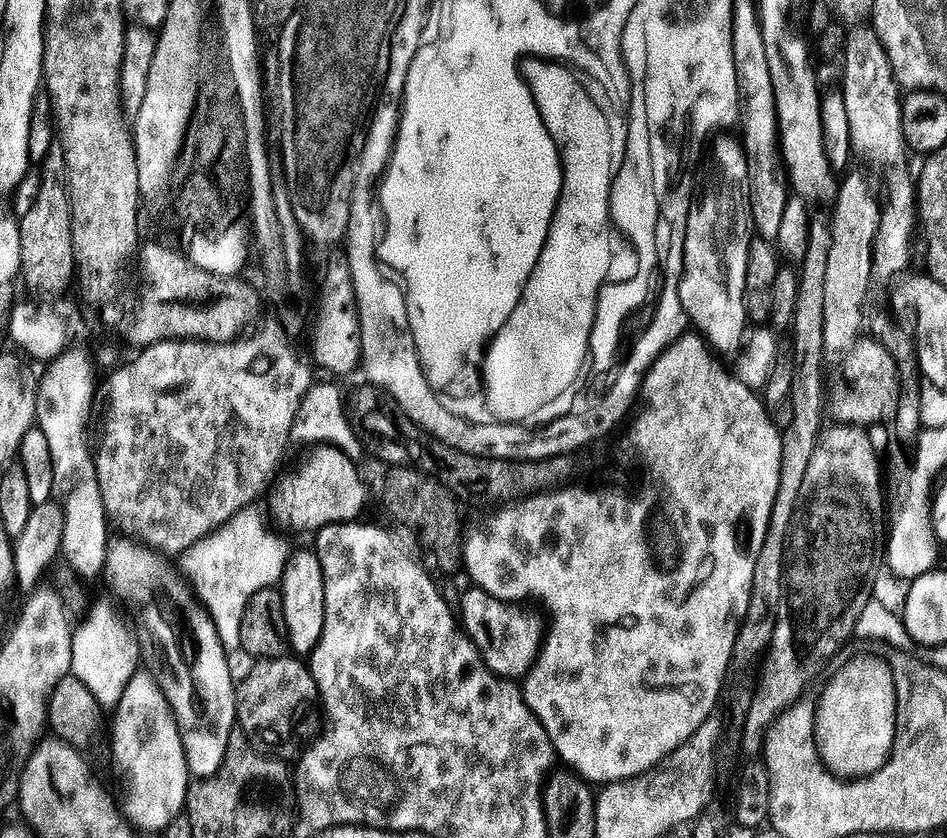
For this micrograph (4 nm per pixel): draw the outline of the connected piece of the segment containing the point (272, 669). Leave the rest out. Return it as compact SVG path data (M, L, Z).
M285 654L277 660L262 660L253 663L248 677L244 681L241 679L236 689L237 721L243 739L248 740L257 752L283 762L295 761L322 732L320 690L312 677L311 667L303 659L293 658L294 660L291 660L290 657L292 656Z

